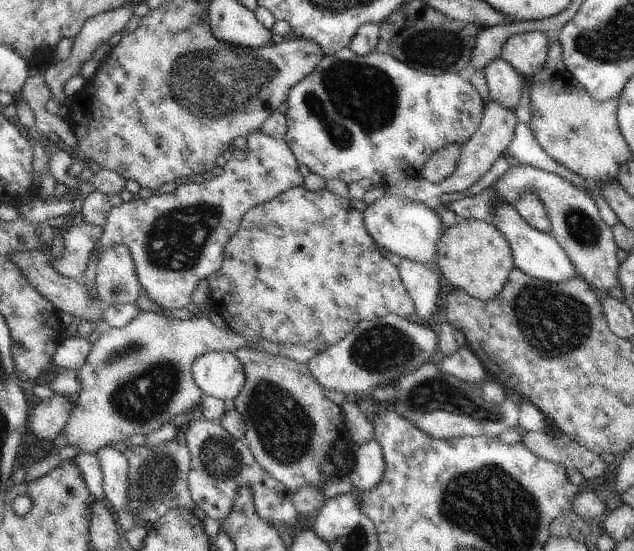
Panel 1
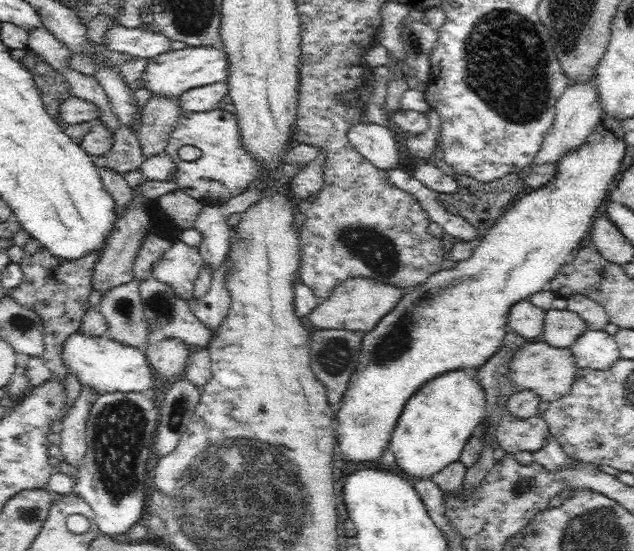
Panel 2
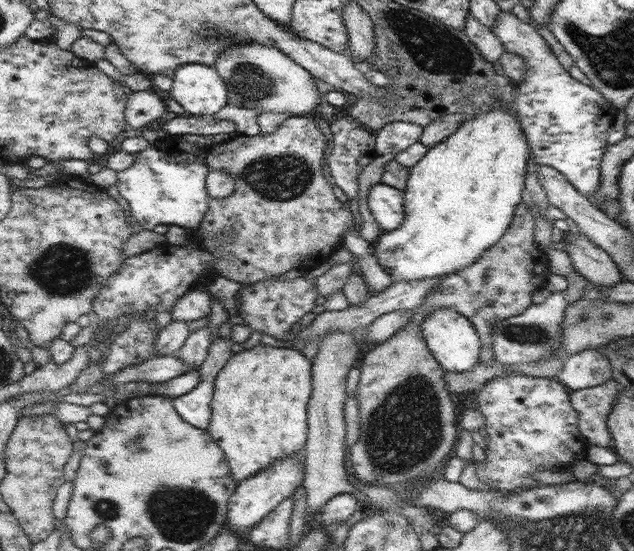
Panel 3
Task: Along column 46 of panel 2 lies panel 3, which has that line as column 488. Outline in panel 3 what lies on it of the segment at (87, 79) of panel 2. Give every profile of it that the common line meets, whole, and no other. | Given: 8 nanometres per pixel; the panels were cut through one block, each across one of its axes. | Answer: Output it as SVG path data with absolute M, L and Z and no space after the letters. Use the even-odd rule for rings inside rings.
M471 13L467 14L467 21L464 32L469 39L476 45L482 56L488 62L496 62L504 54L504 45L490 28L480 24Z

